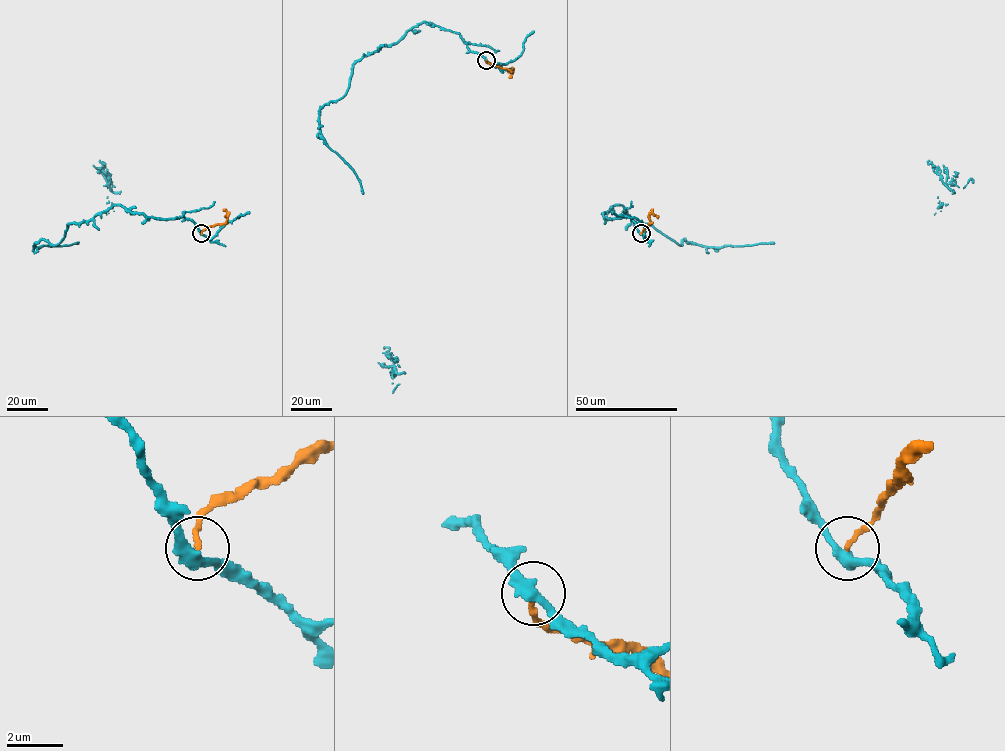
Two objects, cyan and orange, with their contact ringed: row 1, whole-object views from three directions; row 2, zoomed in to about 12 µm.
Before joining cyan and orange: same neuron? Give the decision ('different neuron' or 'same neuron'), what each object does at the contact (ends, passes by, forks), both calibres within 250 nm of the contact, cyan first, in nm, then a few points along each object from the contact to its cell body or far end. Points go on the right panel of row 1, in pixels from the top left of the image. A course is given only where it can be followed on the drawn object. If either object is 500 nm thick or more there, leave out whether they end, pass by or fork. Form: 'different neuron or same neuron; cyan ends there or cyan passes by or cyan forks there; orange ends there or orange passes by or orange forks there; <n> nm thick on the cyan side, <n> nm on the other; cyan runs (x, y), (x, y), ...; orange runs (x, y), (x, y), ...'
different neuron; cyan passes by; orange ends there; 400 nm thick on the cyan side, 190 nm on the other; cyan runs (640, 234), (629, 217), (603, 213), (622, 205), (679, 244), (771, 243), (927, 163), (946, 185), (943, 165); orange runs (640, 233), (650, 222), (649, 214), (658, 218)

